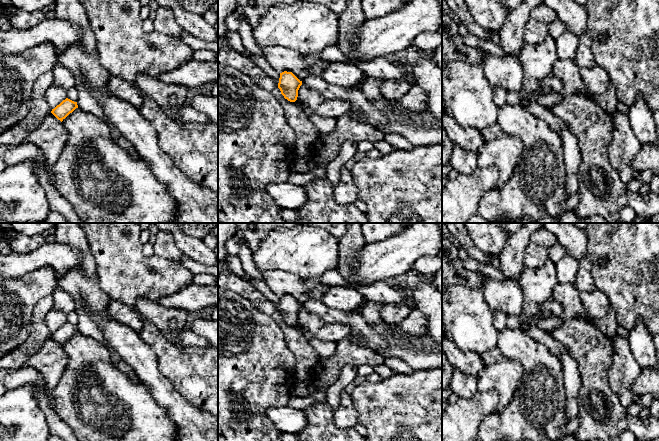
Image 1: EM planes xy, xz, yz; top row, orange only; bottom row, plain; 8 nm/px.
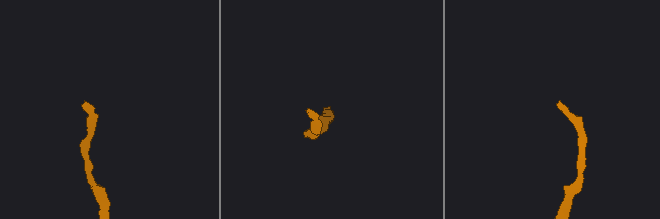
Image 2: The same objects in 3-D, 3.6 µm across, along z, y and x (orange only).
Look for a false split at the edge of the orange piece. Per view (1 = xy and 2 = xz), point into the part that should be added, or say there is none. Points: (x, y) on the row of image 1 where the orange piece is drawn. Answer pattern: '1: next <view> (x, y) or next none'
1: next none
2: next none

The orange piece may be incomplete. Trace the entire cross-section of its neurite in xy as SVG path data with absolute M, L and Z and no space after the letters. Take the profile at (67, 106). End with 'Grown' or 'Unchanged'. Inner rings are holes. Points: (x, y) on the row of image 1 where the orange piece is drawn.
M66 98L54 109L52 109L51 113L62 122L76 108L78 108L77 102Z. Unchanged

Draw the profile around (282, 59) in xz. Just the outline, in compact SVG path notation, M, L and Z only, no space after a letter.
M273 45L263 49L263 52L269 65L278 73L292 72L300 81L310 75L310 65L304 56L290 48Z

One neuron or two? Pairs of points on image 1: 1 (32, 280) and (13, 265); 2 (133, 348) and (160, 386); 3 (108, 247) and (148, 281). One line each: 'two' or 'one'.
1: two
2: one
3: one

